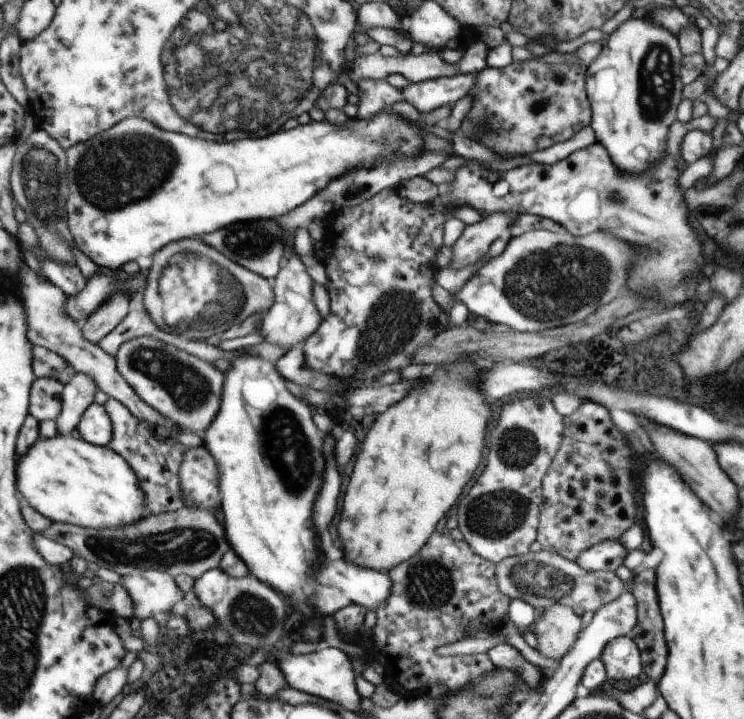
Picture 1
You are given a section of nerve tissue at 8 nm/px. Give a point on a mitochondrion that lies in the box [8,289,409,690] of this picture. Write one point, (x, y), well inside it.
(189, 543)

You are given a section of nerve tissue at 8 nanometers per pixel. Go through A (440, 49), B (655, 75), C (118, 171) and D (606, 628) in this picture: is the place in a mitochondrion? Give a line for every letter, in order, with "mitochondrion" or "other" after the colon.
A: other
B: mitochondrion
C: mitochondrion
D: other

